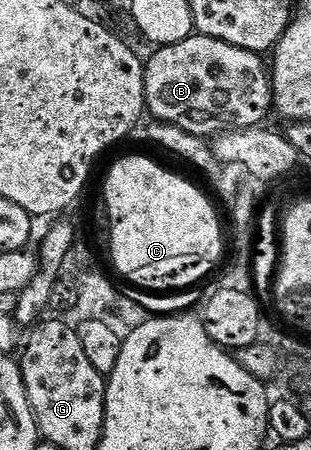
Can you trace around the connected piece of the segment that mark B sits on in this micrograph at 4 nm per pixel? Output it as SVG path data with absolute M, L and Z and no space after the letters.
M195 33L182 42L163 45L155 49L151 58L145 59L146 67L146 110L154 113L156 117L163 118L166 124L184 124L193 118L216 118L220 110L230 114L238 114L239 123L247 127L257 127L261 118L267 113L262 102L270 106L262 94L266 94L266 85L271 83L268 77L267 63L258 66L263 58L261 53L238 48L219 38L209 38L206 34Z

